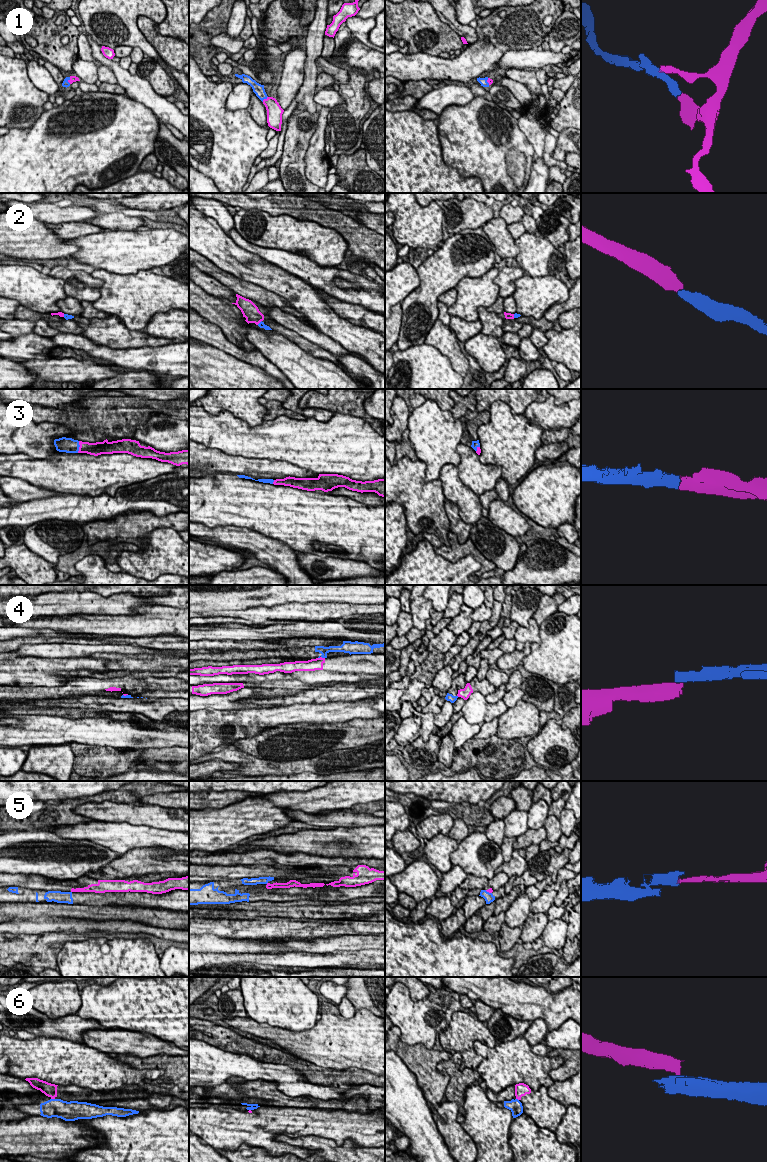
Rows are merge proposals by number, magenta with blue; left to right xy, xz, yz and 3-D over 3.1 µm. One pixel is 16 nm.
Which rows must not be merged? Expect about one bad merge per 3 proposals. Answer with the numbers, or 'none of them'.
4, 5, 6

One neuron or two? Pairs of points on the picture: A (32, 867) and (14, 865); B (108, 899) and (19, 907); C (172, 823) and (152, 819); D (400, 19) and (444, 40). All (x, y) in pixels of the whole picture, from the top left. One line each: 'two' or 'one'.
A: one
B: two
C: one
D: one

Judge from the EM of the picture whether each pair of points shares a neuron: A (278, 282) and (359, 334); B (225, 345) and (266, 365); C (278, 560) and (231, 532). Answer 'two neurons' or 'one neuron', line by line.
A: one neuron
B: one neuron
C: one neuron

